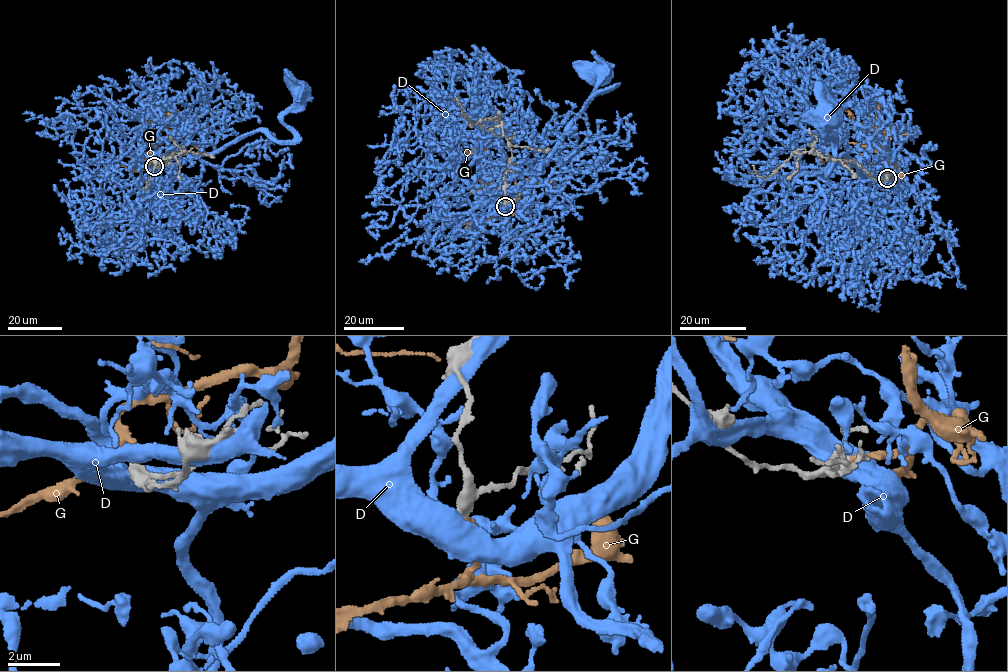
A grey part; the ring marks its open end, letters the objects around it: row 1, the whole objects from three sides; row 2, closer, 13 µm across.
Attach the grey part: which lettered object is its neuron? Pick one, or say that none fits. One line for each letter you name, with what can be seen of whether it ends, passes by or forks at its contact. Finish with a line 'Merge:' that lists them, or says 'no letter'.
G: it ends there
Merge: G

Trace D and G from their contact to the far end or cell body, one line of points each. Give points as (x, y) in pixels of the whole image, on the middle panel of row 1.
D: (504, 205), (515, 207), (523, 201), (584, 103), (612, 88), (594, 89), (598, 71)
G: (504, 205), (505, 213), (518, 210), (517, 194), (480, 187), (489, 179), (488, 172), (474, 149), (487, 143)

